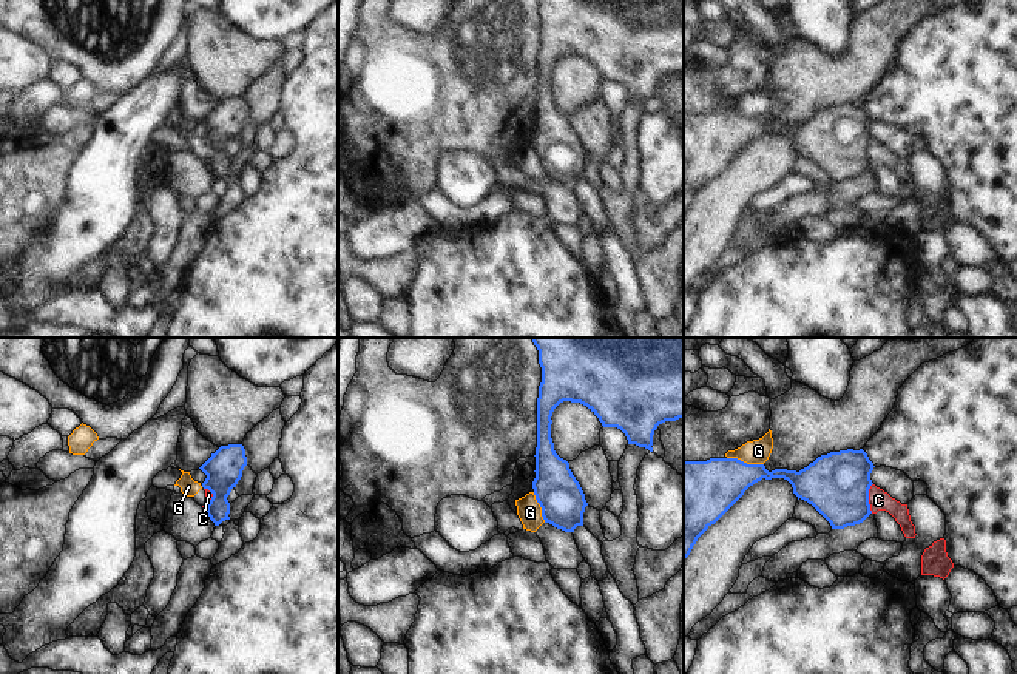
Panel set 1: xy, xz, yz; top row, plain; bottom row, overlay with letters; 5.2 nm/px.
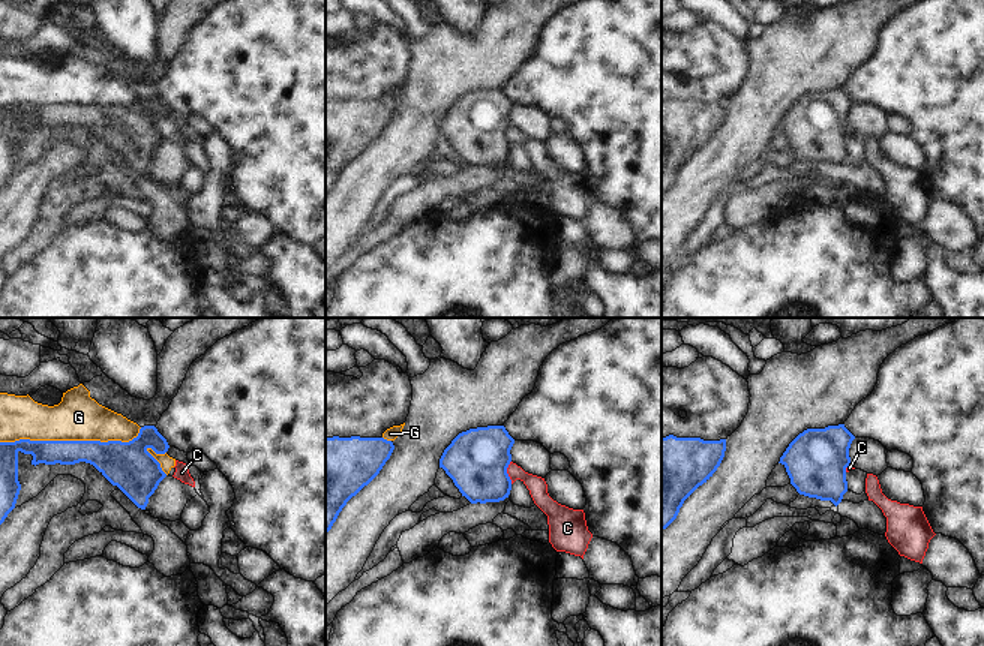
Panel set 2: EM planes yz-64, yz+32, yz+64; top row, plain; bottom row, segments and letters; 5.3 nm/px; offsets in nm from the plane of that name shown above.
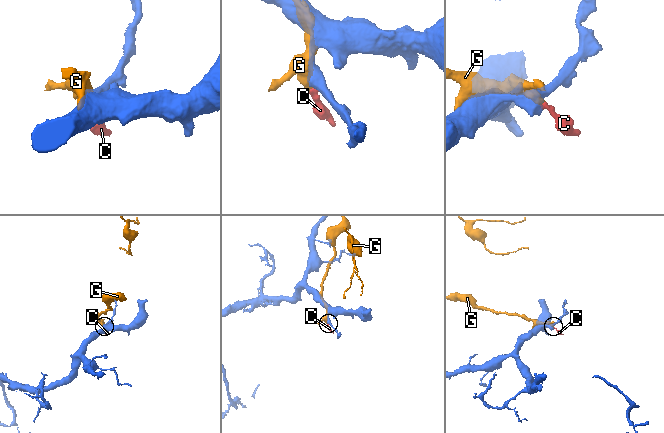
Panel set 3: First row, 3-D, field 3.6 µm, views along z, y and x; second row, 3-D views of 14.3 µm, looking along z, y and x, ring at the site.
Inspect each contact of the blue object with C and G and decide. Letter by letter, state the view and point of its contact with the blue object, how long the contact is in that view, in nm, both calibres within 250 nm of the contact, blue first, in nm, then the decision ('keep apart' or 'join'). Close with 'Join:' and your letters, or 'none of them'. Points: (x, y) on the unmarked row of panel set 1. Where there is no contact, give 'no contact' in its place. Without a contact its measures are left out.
C: meets blue in yz at (868, 153); contact 160 nm long; 340 nm thick on the blue side, 110 nm on the other; keep apart
G: meets blue in yz at (746, 117); contact 200 nm long; 300 nm thick on the blue side, 130 nm on the other; keep apart
Join: none of them

